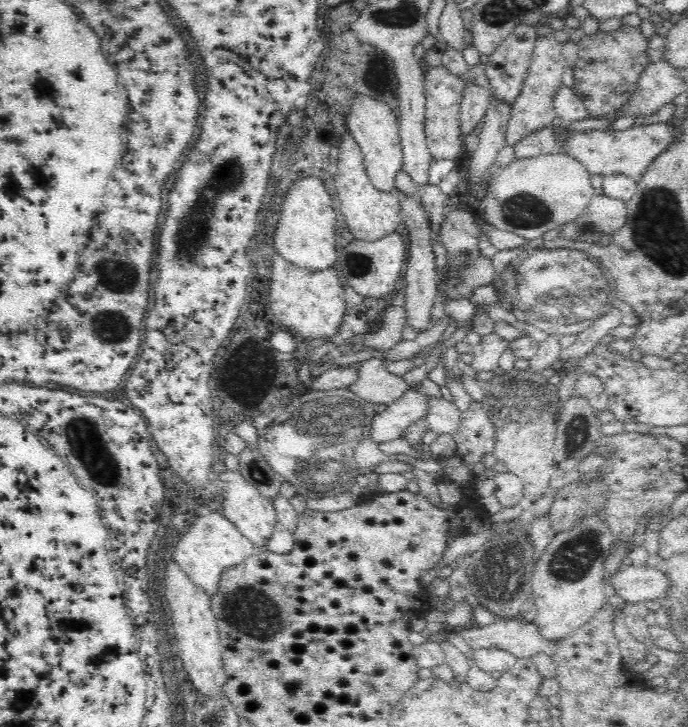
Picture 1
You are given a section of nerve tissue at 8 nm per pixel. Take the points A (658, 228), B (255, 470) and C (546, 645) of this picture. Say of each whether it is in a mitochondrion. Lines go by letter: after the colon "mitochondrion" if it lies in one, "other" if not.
A: mitochondrion
B: mitochondrion
C: other

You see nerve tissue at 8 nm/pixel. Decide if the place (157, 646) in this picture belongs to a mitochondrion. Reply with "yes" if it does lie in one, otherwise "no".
no

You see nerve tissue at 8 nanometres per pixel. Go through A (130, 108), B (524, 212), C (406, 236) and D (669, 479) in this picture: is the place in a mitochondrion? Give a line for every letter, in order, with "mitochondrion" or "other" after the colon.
A: other
B: mitochondrion
C: other
D: other

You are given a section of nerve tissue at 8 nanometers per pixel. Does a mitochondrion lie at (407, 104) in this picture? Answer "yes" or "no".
no

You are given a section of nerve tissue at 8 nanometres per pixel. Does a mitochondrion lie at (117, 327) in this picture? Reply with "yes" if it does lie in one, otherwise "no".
yes

